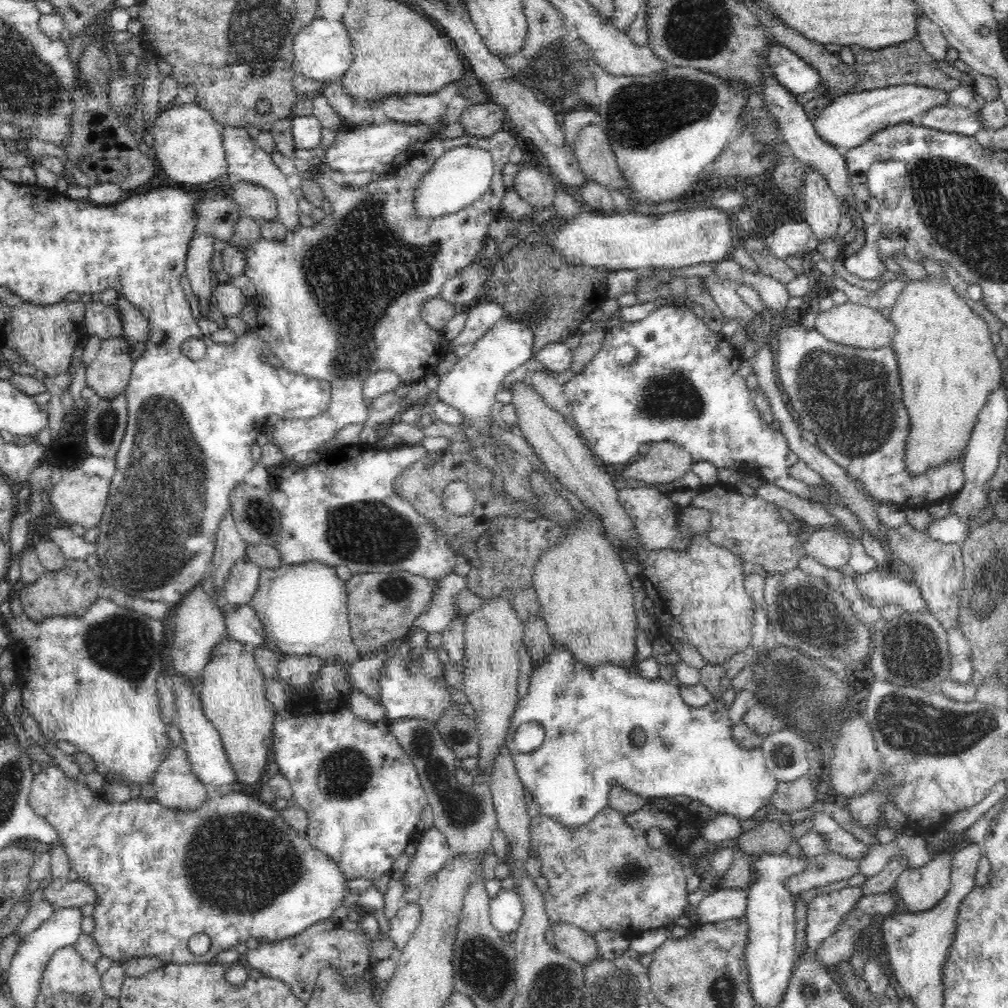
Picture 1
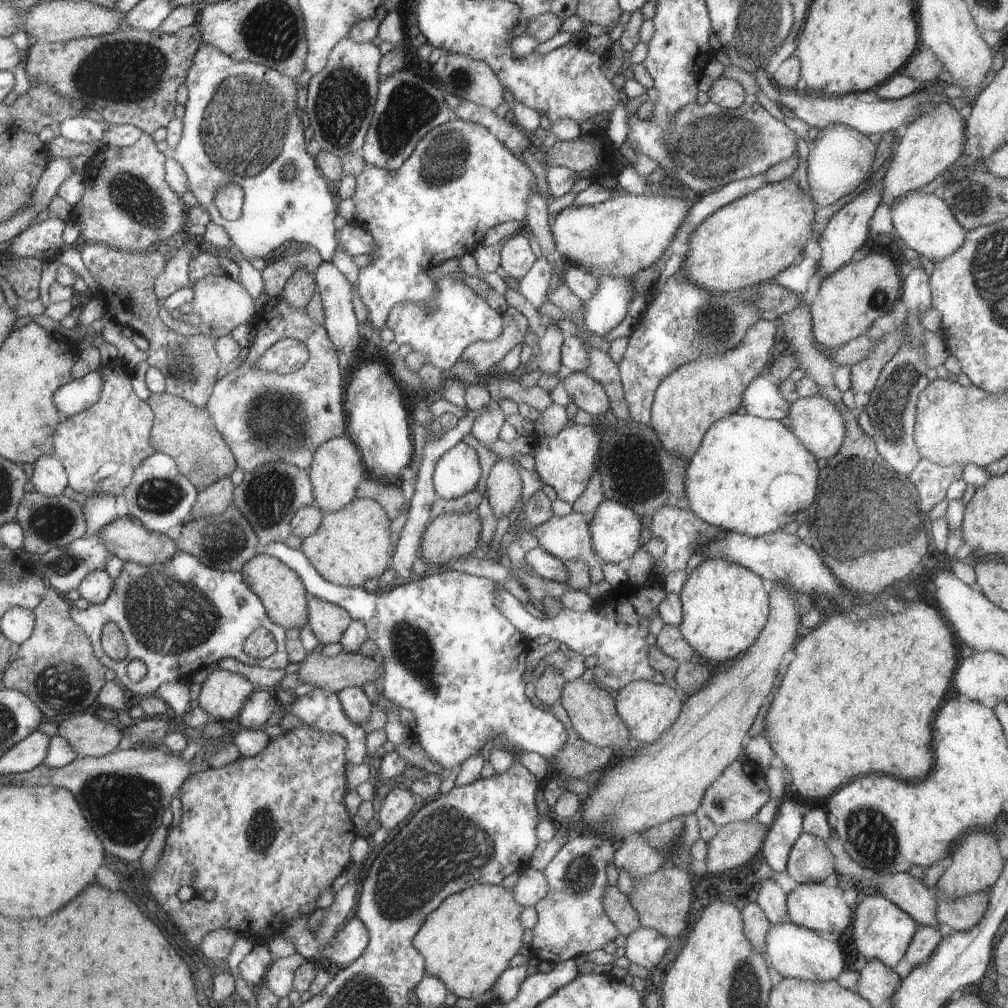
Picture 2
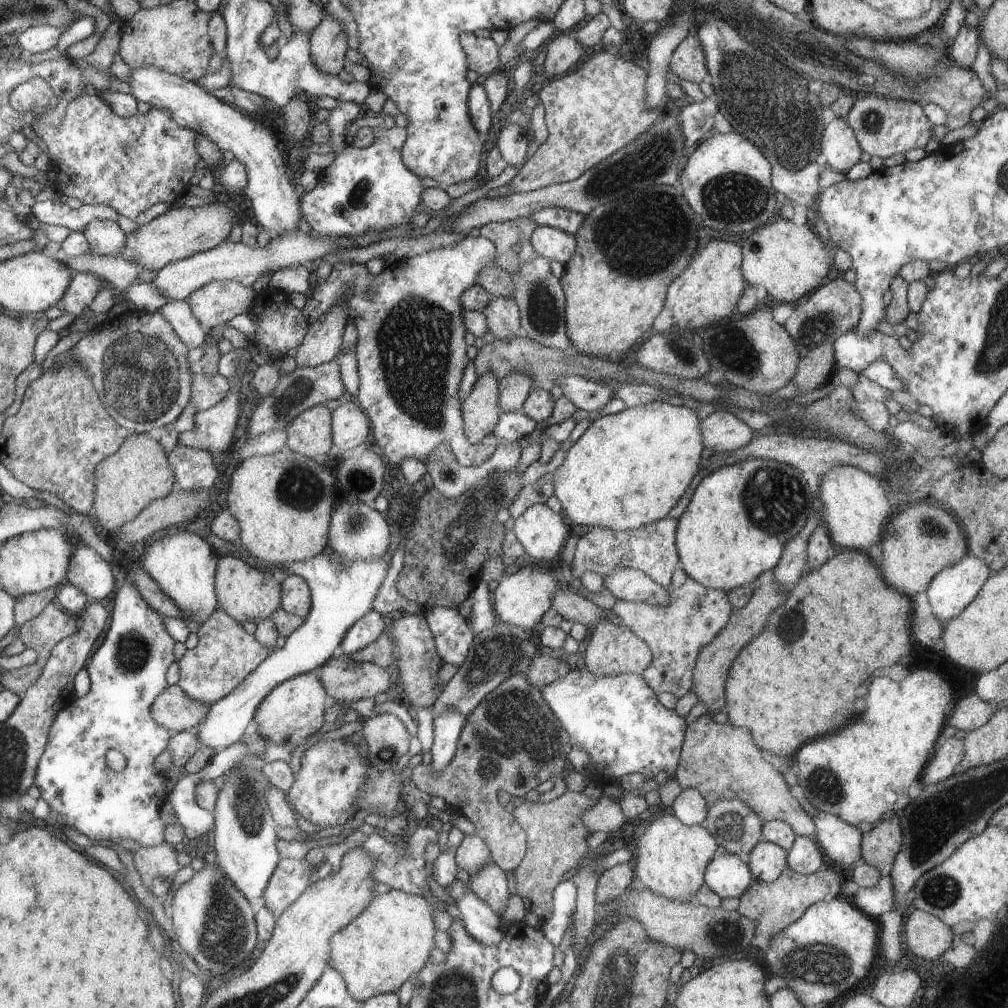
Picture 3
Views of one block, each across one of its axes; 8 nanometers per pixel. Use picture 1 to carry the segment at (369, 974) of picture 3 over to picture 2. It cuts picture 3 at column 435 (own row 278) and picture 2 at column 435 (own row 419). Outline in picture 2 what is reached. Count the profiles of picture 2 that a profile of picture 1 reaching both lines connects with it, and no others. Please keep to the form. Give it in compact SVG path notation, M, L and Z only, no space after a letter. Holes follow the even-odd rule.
M478 883L451 895L428 917L428 924L420 928L420 936L416 936L416 948L424 952L427 975L442 980L450 993L456 994L461 1002L476 1003L478 999L491 992L500 974L508 968L510 958L518 954L522 946L522 924L518 920L522 906L518 906L512 888L502 885Z

